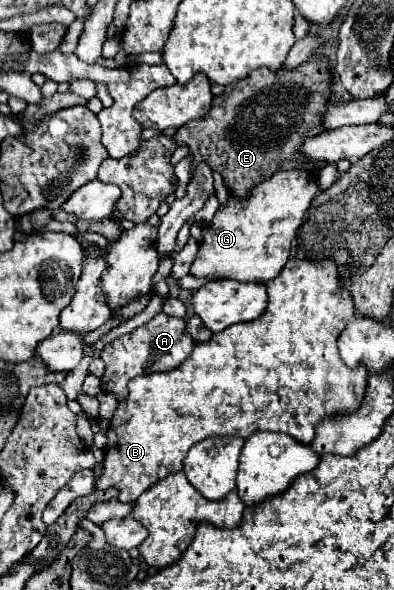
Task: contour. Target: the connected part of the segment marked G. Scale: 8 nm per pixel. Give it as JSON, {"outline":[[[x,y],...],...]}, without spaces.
{"outline":[[[277,171],[267,181],[255,185],[249,197],[239,199],[229,193],[229,201],[209,223],[203,223],[203,241],[191,265],[191,275],[199,279],[231,279],[239,283],[267,283],[285,267],[291,241],[303,223],[305,211],[319,193],[313,175],[305,171]]]}

